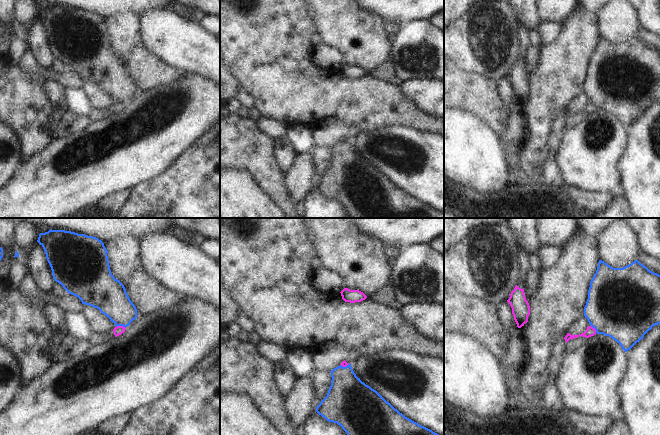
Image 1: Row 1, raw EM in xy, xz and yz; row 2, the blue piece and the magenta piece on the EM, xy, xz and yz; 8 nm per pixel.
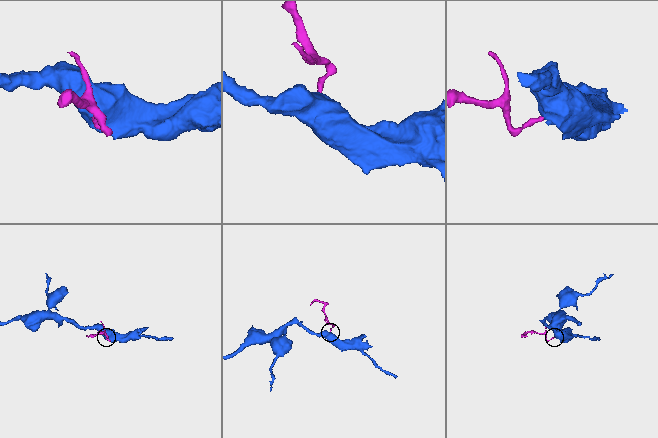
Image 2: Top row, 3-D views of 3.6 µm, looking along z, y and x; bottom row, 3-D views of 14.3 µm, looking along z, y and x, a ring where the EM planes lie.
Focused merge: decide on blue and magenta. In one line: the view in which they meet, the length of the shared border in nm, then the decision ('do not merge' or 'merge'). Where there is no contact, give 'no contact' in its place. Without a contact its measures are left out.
xy | 80 nm | do not merge

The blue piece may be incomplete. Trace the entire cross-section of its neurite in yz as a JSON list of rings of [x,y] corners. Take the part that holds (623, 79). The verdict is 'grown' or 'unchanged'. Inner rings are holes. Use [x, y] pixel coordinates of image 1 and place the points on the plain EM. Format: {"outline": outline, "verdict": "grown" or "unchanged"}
{"outline": [[[599,36],[590,58],[584,92],[597,110],[611,113],[627,128],[653,102],[660,100],[660,51],[638,36],[623,44],[613,44]]], "verdict": "unchanged"}

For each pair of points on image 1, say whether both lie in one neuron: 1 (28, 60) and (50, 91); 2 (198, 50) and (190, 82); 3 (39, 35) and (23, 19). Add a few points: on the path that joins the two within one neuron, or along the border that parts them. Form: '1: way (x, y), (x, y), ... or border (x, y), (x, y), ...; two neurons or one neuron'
1: border (47, 79), (56, 81), (64, 87); two neurons
2: border (183, 71), (197, 73), (209, 79); two neurons
3: border (37, 18), (30, 23), (23, 35); two neurons

